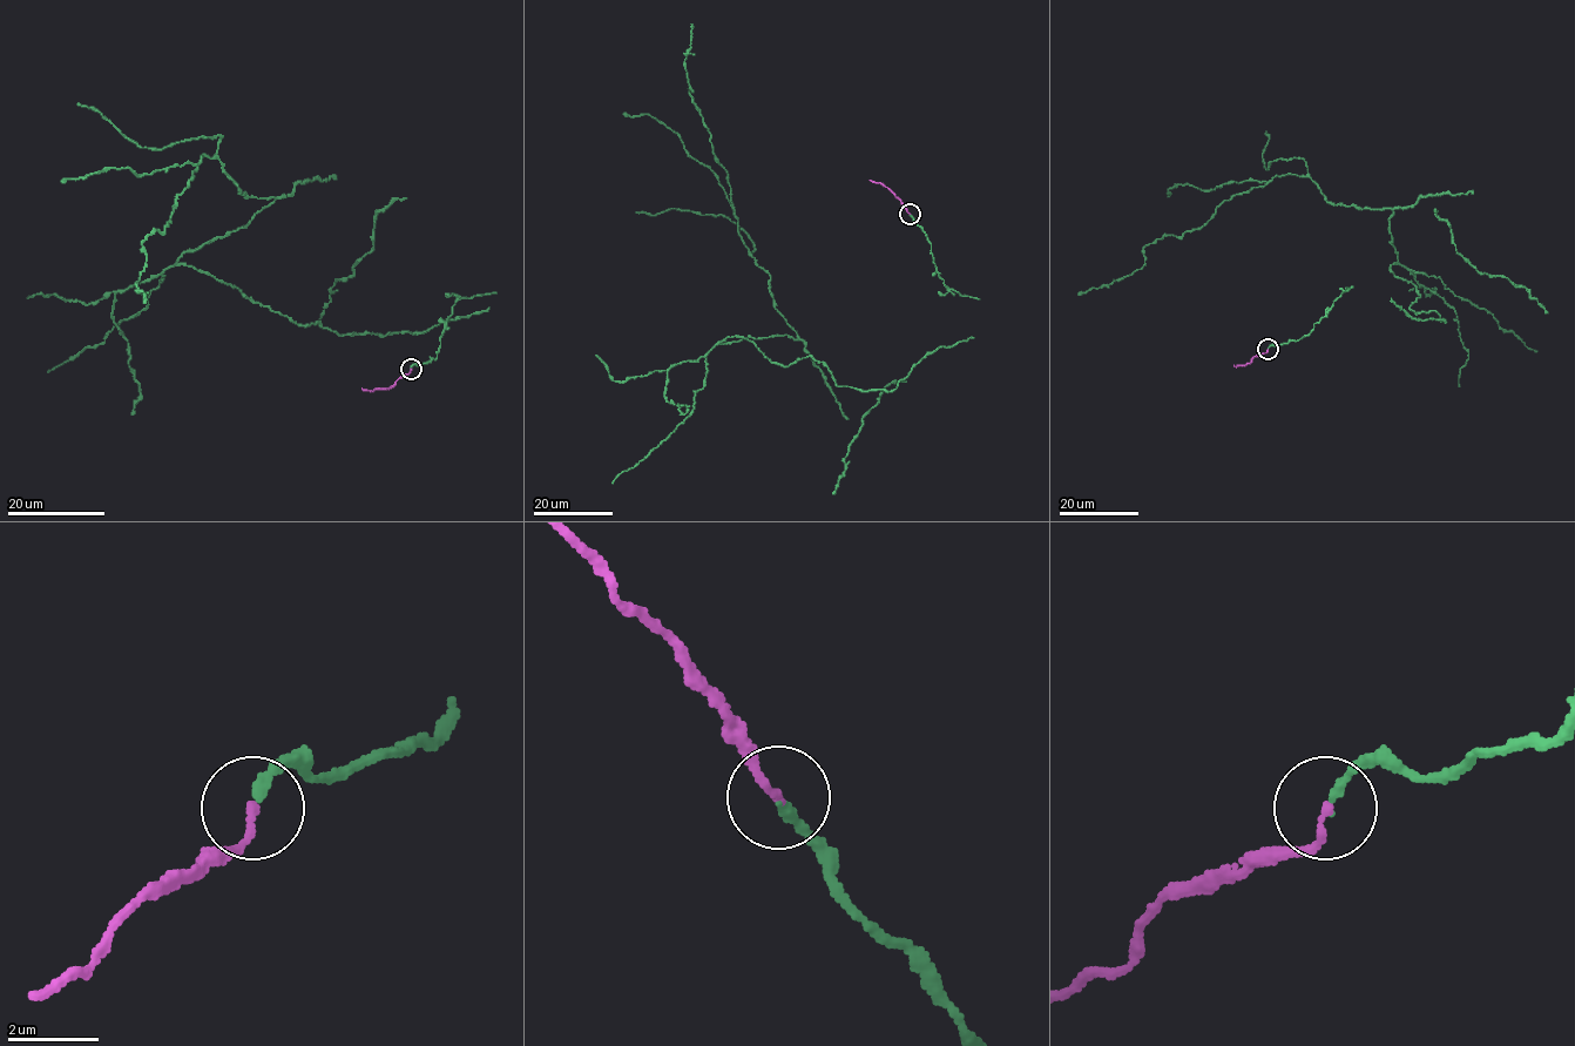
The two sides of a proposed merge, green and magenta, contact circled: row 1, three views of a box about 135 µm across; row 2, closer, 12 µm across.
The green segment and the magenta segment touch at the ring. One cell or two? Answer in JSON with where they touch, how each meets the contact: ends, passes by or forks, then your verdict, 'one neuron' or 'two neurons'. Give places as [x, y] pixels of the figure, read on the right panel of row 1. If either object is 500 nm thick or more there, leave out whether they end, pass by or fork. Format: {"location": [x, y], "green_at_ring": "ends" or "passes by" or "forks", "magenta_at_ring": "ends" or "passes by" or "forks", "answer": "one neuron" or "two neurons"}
{"location": [1268, 349], "green_at_ring": "ends", "magenta_at_ring": "ends", "answer": "one neuron"}

